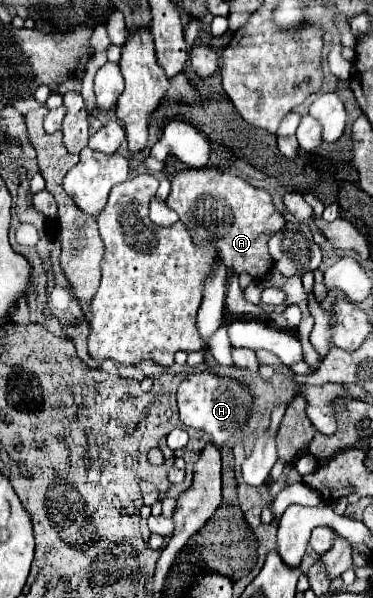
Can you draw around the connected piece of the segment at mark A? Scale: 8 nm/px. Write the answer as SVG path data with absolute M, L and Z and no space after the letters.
M214 166L174 172L170 182L172 192L166 204L180 216L192 240L198 244L214 244L230 270L238 274L248 272L254 280L264 278L272 268L266 242L286 224L282 214L274 208L270 192L254 188L240 176L220 172Z

